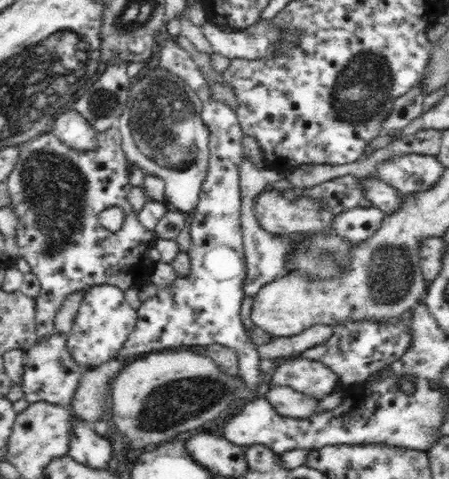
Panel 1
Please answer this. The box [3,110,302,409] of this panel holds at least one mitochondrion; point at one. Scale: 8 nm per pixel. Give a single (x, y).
(55, 189)

